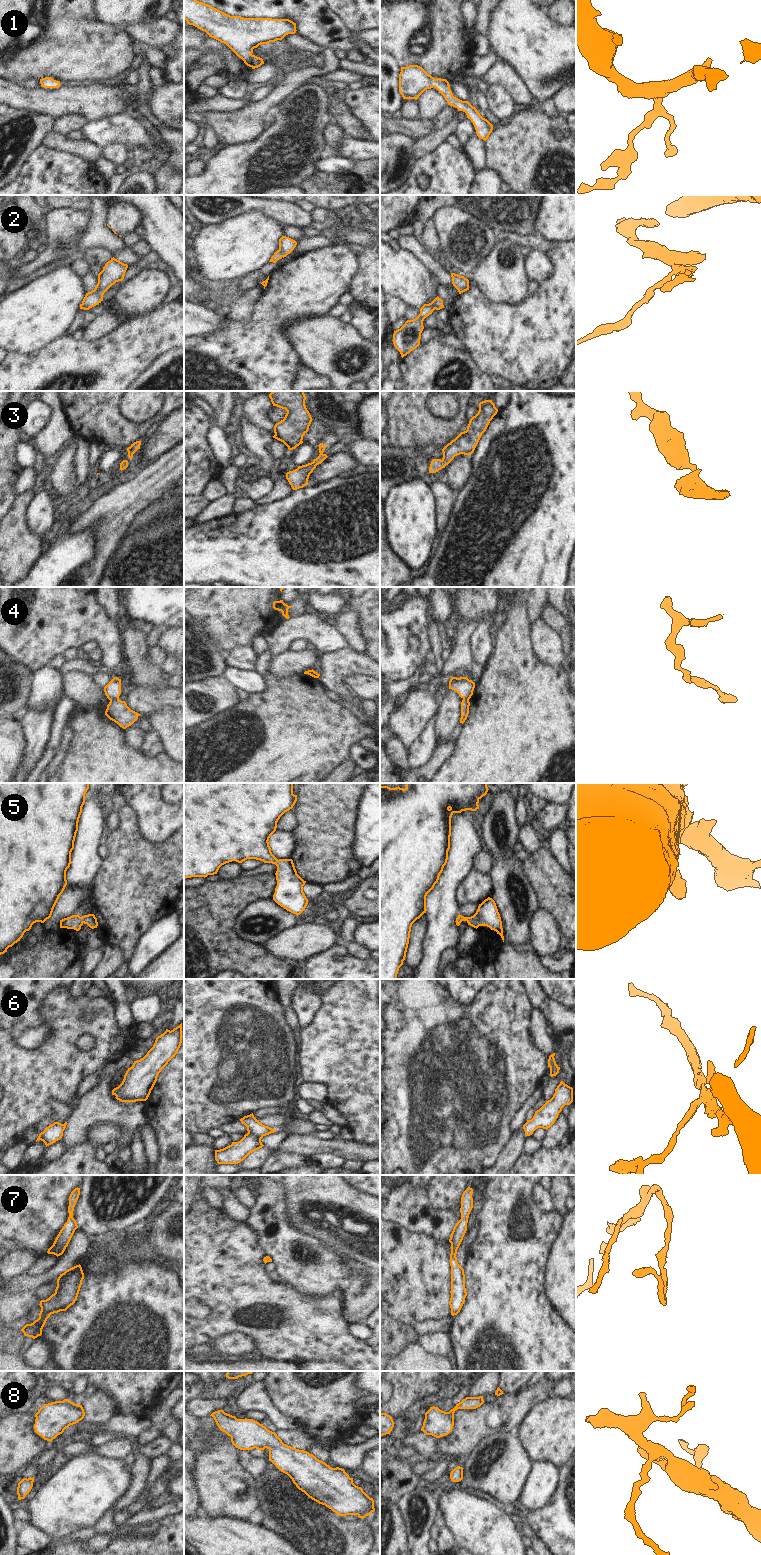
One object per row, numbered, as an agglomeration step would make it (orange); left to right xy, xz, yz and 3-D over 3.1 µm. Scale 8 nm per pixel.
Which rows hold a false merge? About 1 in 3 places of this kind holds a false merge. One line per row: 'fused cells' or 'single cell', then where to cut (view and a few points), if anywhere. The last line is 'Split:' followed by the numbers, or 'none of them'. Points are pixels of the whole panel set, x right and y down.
1: single cell | no cut
2: single cell | no cut
3: single cell | no cut
4: fused cells | xy (118, 698), (110, 700)
5: single cell | no cut
6: single cell | no cut
7: single cell | no cut
8: single cell | no cut
Split: 4

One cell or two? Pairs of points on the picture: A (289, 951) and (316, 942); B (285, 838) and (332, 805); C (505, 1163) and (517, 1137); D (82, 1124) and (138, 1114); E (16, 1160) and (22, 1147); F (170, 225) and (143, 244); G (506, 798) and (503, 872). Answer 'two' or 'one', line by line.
A: one
B: two
C: one
D: one
E: one
F: two
G: one

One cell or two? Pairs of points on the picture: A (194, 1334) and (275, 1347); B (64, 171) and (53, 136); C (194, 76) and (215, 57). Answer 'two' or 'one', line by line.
A: one
B: two
C: two

